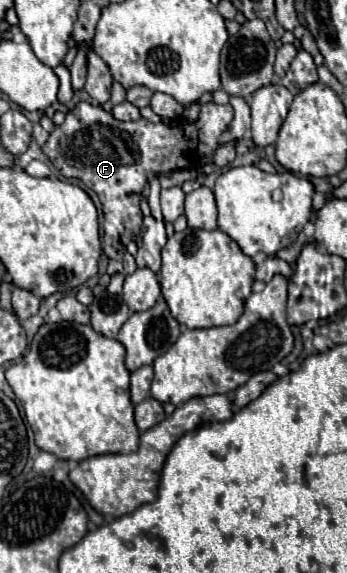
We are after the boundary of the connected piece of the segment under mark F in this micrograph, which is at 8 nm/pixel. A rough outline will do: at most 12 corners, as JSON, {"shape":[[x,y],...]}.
{"shape":[[77,103],[43,145],[103,203],[105,255],[123,259],[151,171],[227,167],[231,105],[187,129],[115,121]]}

